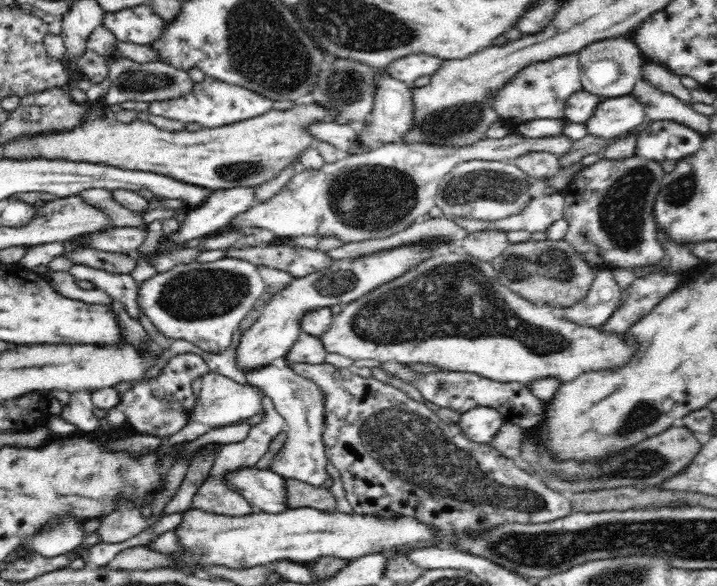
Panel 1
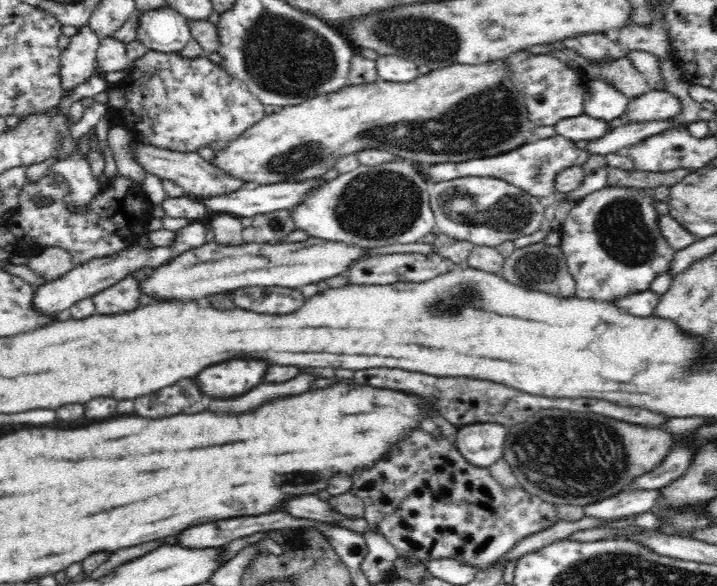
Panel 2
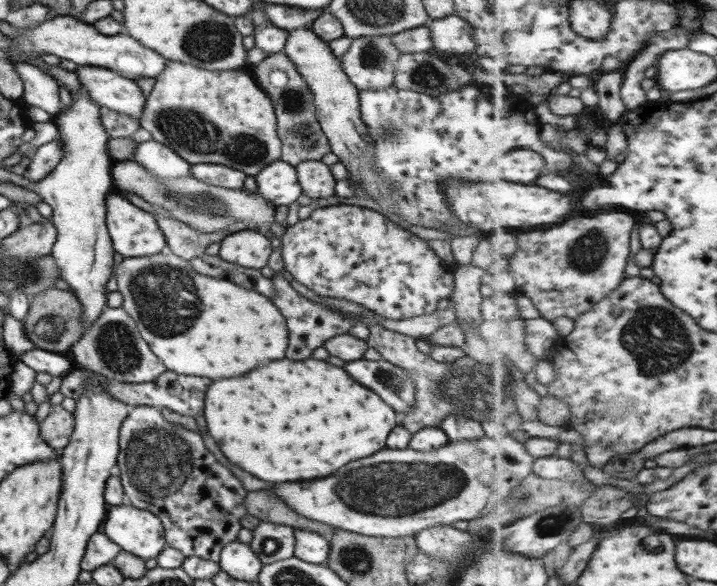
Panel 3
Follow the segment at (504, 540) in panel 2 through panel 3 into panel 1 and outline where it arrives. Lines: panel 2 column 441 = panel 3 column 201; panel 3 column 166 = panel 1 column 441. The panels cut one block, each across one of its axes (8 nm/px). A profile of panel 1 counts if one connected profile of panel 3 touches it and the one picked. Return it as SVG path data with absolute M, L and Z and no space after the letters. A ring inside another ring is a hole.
M326 362L322 364L297 364L292 365L293 371L318 385L325 397L325 430L323 432L323 442L325 445L325 456L340 473L343 482L346 499L352 505L356 514L362 516L378 517L378 519L397 519L398 517L412 517L426 525L432 527L432 546L458 546L464 537L477 537L493 531L496 527L505 524L542 524L564 518L572 512L572 506L568 496L562 496L546 487L540 479L528 471L524 470L515 460L509 460L500 454L496 448L490 446L478 446L474 442L468 441L458 424L444 423L436 413L434 407L425 402L417 402L404 394L402 390L396 389L392 385L386 385L376 377L364 378L357 375L353 368L336 368Z

